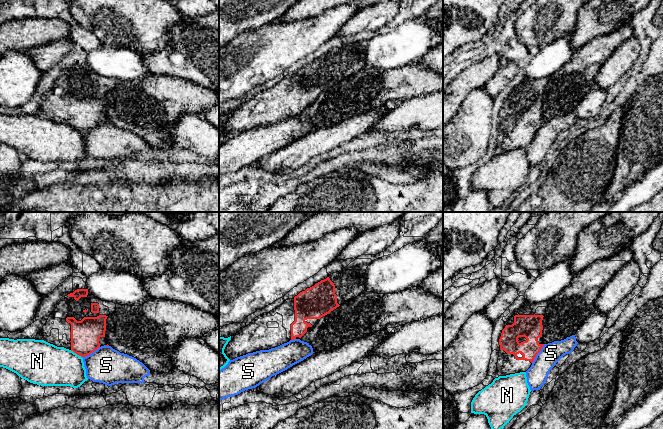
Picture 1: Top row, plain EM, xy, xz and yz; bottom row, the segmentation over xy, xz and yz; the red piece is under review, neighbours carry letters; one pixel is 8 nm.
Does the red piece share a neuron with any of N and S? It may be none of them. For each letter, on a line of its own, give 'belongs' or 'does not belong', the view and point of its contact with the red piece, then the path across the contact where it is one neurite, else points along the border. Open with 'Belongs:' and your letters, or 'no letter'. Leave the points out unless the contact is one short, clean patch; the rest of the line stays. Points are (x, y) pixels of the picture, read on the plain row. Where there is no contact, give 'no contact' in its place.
Belongs: no letter
N: does not belong; contact xy (76, 129); border xy (70, 126), (81, 133)
S: does not belong; contact yz (537, 129)

